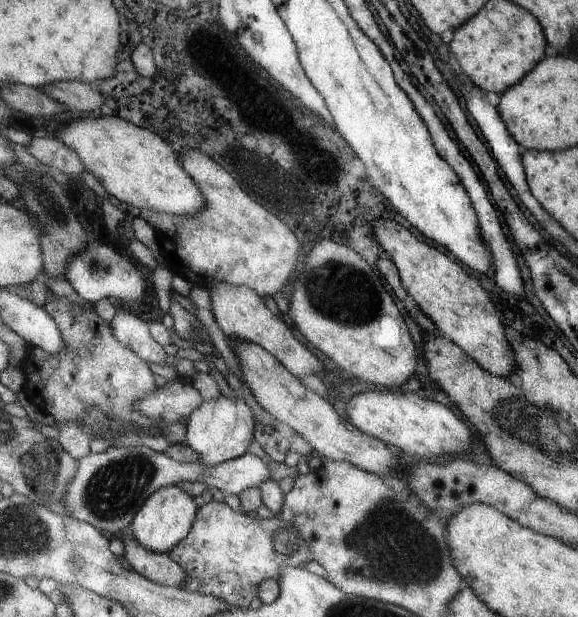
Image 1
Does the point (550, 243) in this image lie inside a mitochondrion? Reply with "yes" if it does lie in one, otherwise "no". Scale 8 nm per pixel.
no

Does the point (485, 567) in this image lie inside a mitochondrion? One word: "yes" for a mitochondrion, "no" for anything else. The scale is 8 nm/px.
no

